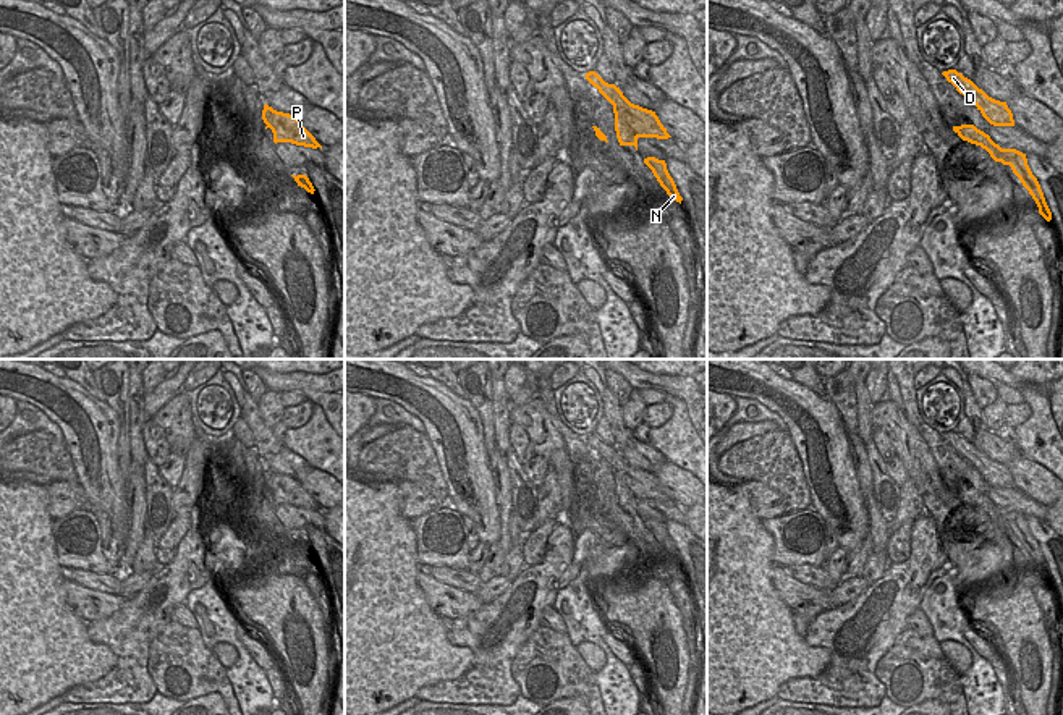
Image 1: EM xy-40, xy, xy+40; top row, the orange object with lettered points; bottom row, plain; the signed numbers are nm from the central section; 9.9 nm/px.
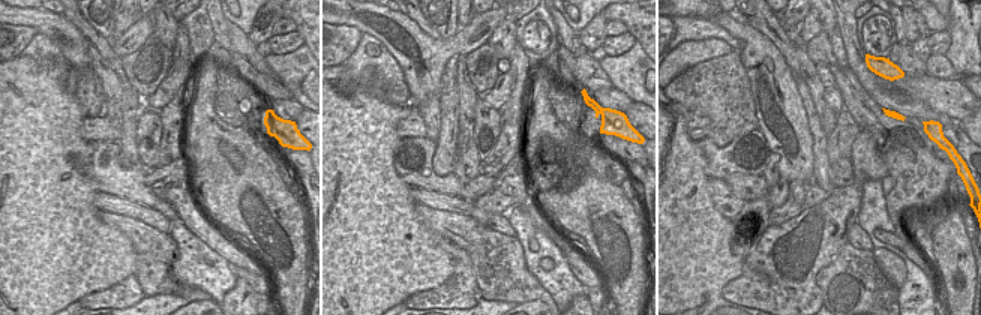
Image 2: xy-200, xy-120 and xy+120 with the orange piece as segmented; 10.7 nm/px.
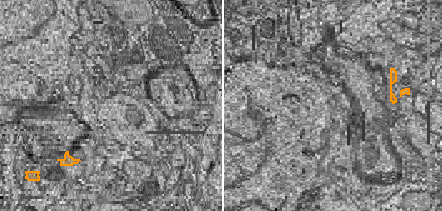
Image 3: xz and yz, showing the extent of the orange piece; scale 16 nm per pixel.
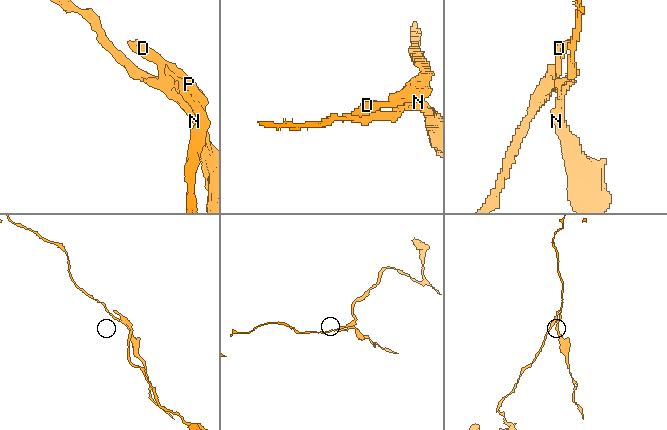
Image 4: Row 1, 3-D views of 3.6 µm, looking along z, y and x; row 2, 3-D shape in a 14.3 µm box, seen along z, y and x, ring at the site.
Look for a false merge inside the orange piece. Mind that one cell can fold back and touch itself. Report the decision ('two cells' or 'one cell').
two cells

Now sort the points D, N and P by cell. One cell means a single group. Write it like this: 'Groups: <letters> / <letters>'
Groups: D P / N

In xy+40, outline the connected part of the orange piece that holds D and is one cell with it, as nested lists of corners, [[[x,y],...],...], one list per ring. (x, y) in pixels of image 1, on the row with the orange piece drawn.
[[[956,70],[942,73],[948,82],[951,82],[959,94],[963,94],[971,104],[977,107],[982,116],[993,126],[1014,126],[1013,113],[1006,102],[989,97],[971,79],[964,78]]]

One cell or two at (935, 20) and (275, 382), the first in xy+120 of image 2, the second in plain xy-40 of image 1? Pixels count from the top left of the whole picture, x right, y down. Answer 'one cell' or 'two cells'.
two cells

